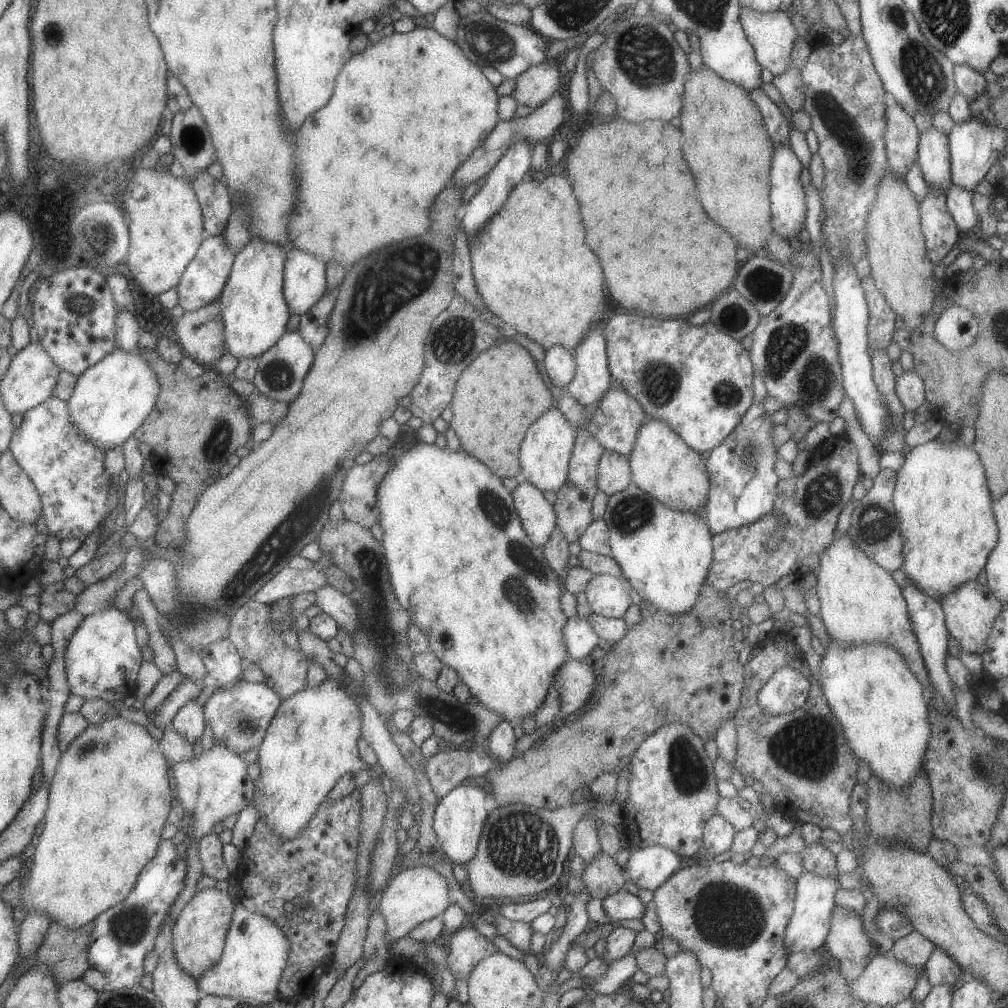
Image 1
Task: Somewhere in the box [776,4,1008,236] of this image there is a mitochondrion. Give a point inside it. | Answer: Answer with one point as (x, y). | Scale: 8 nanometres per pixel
(925, 77)

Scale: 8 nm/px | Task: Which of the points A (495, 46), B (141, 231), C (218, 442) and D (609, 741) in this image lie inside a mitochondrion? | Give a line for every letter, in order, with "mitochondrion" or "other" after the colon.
A: mitochondrion
B: other
C: mitochondrion
D: other

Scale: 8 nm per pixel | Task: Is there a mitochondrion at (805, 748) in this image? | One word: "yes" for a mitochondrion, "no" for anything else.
yes

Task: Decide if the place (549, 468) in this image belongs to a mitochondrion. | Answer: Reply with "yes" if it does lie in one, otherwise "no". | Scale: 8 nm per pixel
no

